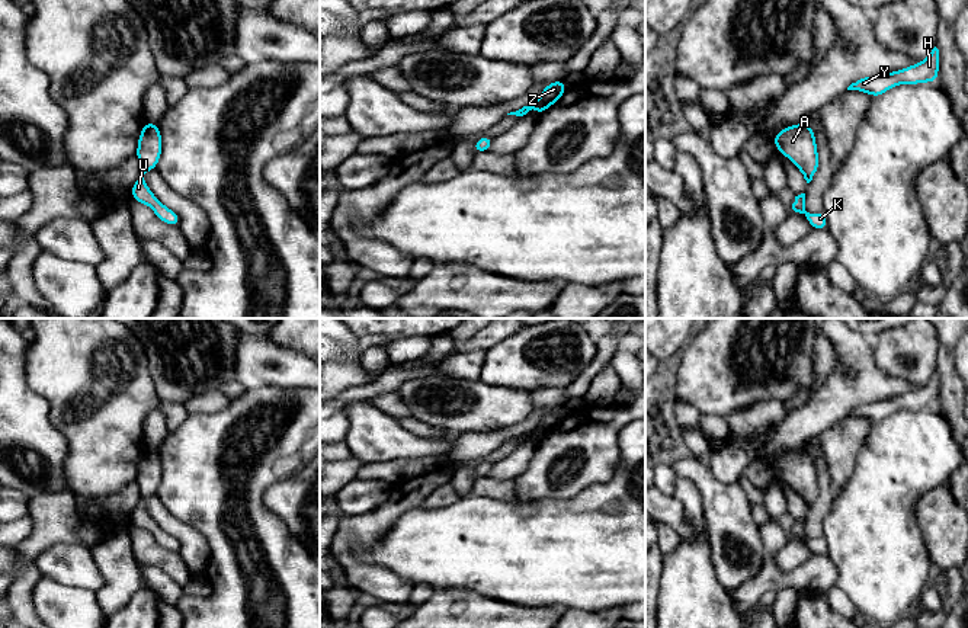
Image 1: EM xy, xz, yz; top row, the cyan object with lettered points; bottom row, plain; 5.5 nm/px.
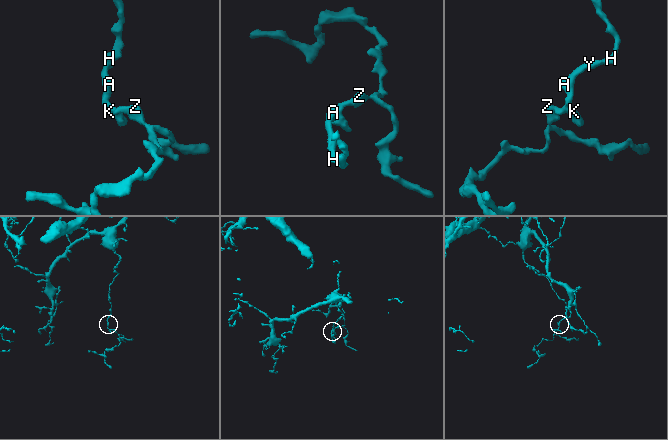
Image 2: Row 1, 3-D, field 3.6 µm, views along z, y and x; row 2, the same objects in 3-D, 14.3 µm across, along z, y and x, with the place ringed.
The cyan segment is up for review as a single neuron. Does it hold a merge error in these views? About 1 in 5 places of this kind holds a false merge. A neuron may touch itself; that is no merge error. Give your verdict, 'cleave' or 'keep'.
keep

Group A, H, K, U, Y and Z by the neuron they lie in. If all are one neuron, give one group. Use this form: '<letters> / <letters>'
A H K U Y Z

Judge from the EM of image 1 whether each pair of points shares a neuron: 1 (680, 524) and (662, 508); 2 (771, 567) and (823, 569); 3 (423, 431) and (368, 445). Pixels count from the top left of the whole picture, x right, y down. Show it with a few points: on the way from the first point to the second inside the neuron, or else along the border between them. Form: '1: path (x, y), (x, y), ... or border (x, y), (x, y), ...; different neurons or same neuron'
1: path (676, 519), (666, 509); same neuron
2: path (784, 577), (810, 577); same neuron
3: border (396, 420), (419, 436), (446, 439); different neurons

